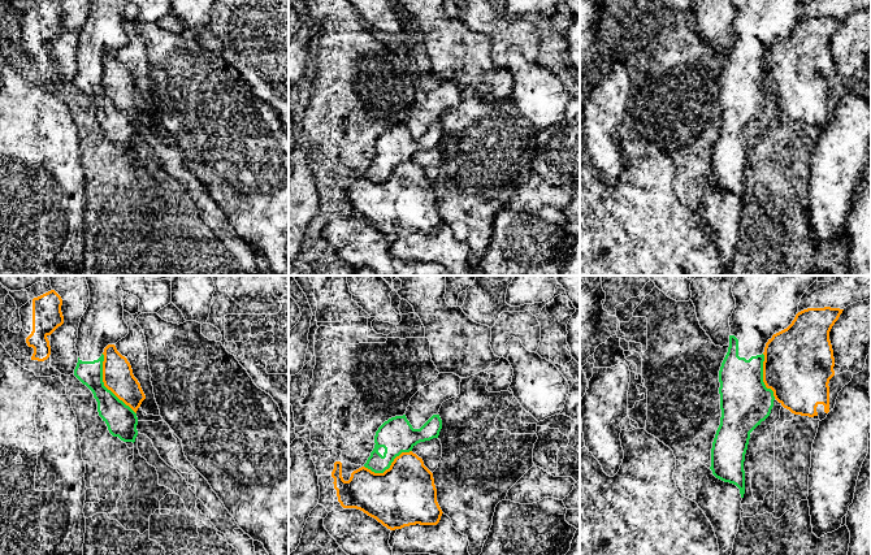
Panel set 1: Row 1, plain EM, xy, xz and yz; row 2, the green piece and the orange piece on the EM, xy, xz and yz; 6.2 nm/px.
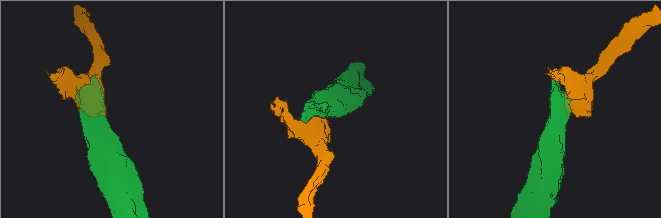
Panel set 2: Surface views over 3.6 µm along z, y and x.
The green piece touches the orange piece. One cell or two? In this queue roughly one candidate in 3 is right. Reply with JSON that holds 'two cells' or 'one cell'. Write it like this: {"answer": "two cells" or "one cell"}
{"answer": "two cells"}

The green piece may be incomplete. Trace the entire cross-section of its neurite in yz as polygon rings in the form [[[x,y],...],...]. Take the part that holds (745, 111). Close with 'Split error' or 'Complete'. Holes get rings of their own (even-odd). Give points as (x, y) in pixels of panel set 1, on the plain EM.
[[[732,0],[736,17],[729,26],[731,44],[728,61],[719,79],[720,134],[711,157],[712,183],[736,194],[741,207],[745,203],[744,170],[750,142],[764,130],[774,116],[774,100],[763,91],[766,52],[774,43],[786,38],[794,29],[806,0]]]. Split error

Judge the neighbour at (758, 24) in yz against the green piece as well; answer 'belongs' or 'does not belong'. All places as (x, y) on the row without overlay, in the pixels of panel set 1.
belongs

